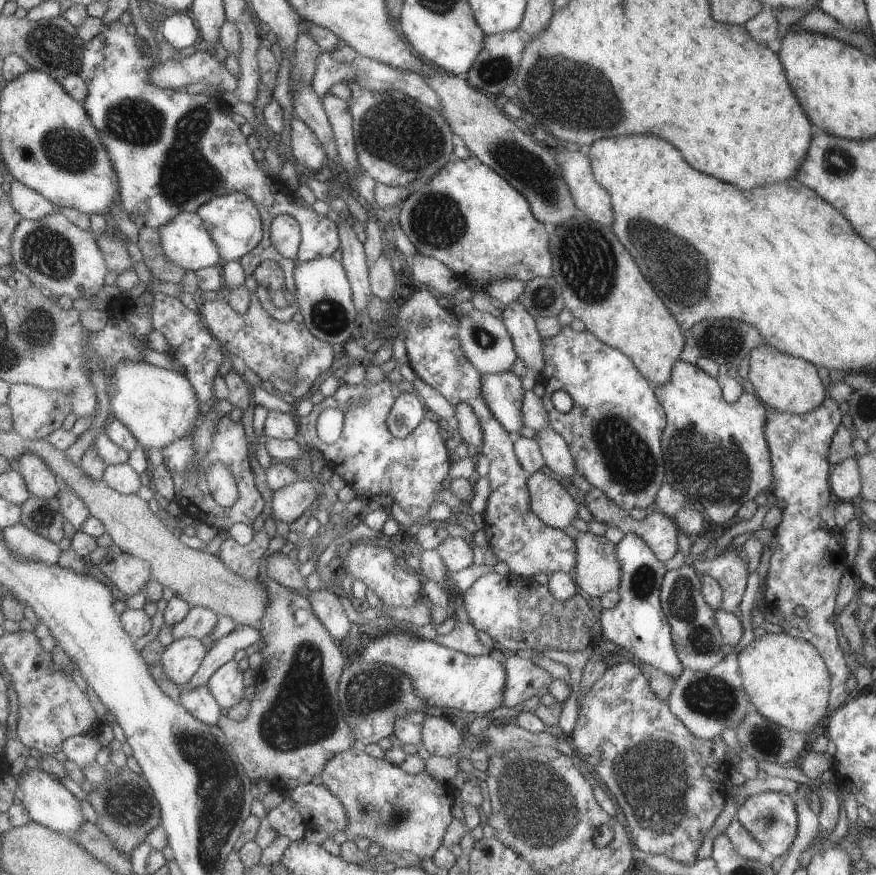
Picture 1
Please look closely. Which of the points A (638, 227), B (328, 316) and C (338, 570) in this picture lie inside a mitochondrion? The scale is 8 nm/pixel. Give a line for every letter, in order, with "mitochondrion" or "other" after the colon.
A: mitochondrion
B: mitochondrion
C: other

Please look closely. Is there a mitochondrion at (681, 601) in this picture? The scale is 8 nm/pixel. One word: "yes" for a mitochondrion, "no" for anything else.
yes

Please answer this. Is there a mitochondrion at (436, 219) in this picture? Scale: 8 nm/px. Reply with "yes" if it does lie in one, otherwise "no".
yes

